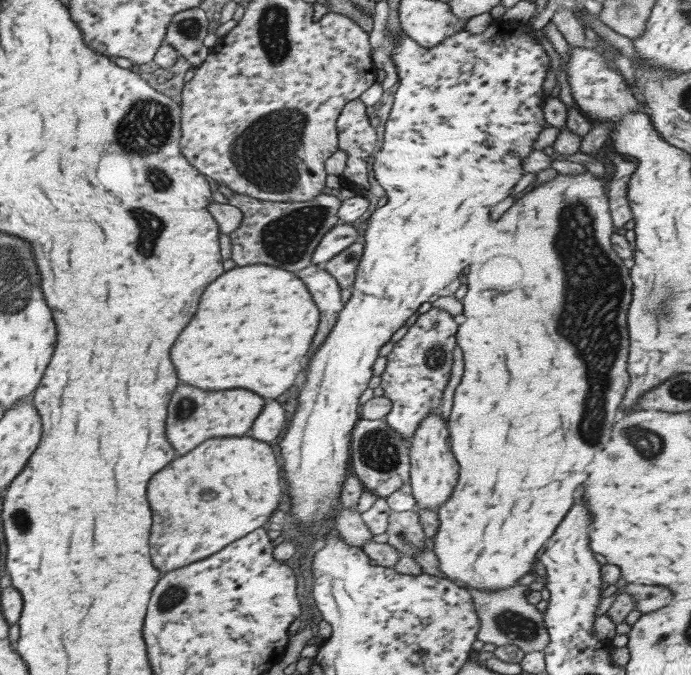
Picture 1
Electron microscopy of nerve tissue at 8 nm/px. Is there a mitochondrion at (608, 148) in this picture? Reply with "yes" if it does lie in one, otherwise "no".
no

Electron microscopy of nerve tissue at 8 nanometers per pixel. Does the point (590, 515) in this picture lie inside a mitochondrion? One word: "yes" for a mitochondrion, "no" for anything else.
no

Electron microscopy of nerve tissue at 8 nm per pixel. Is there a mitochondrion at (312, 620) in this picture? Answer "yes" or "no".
no

